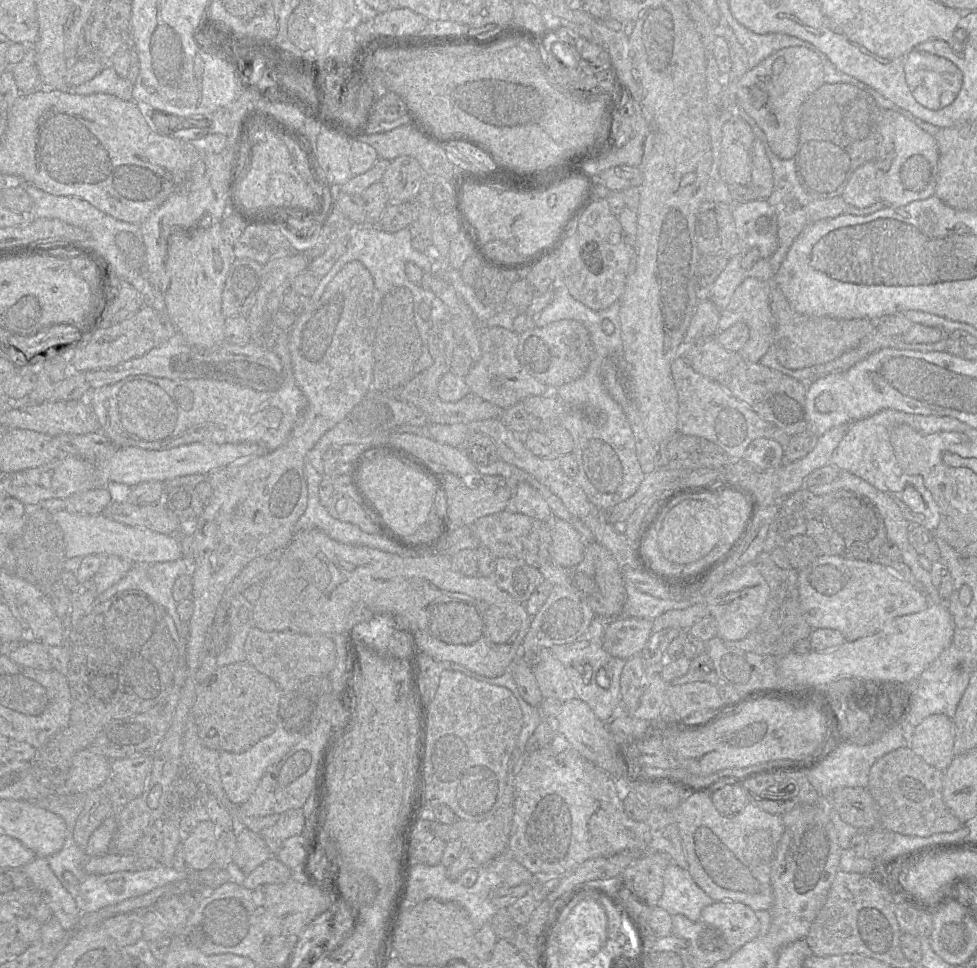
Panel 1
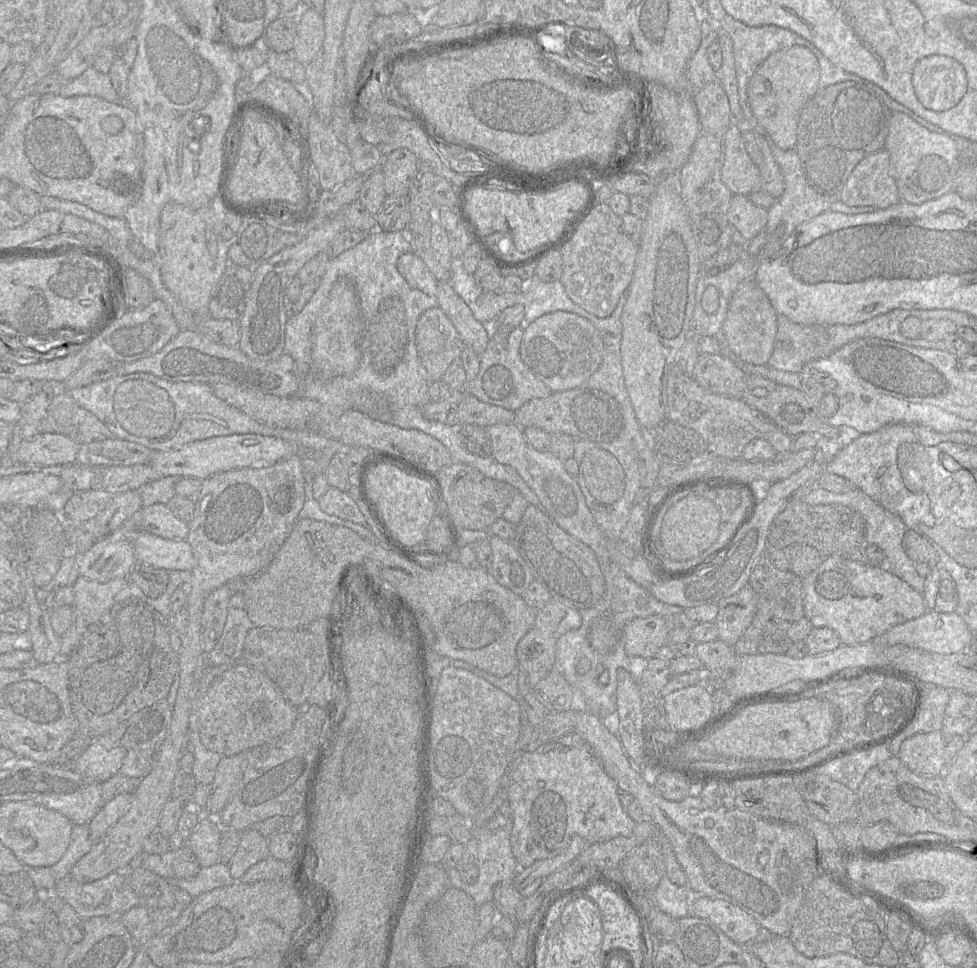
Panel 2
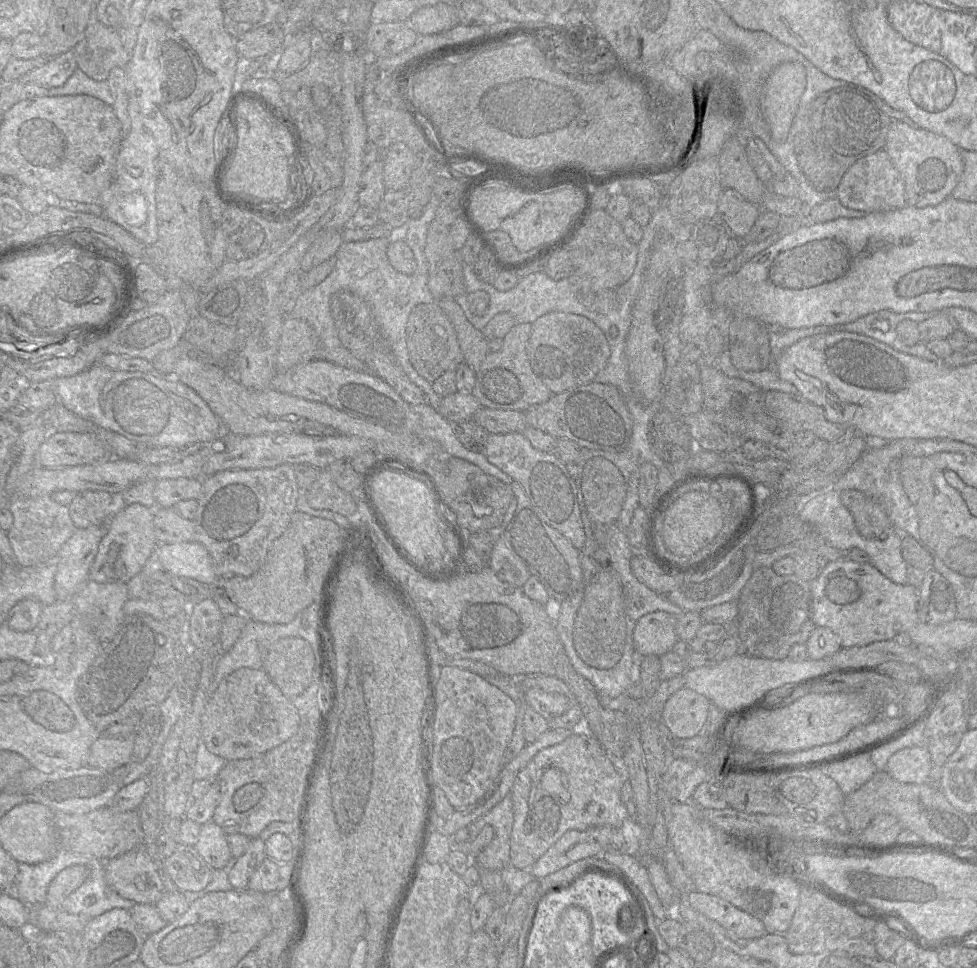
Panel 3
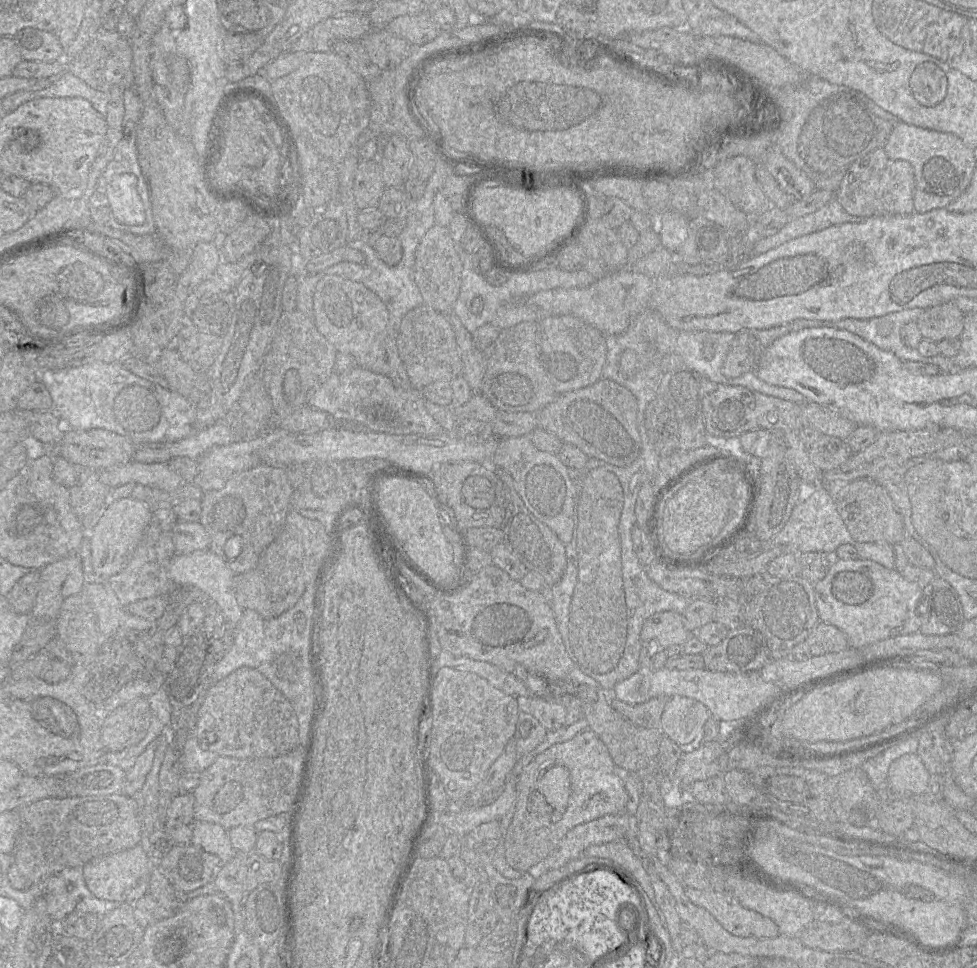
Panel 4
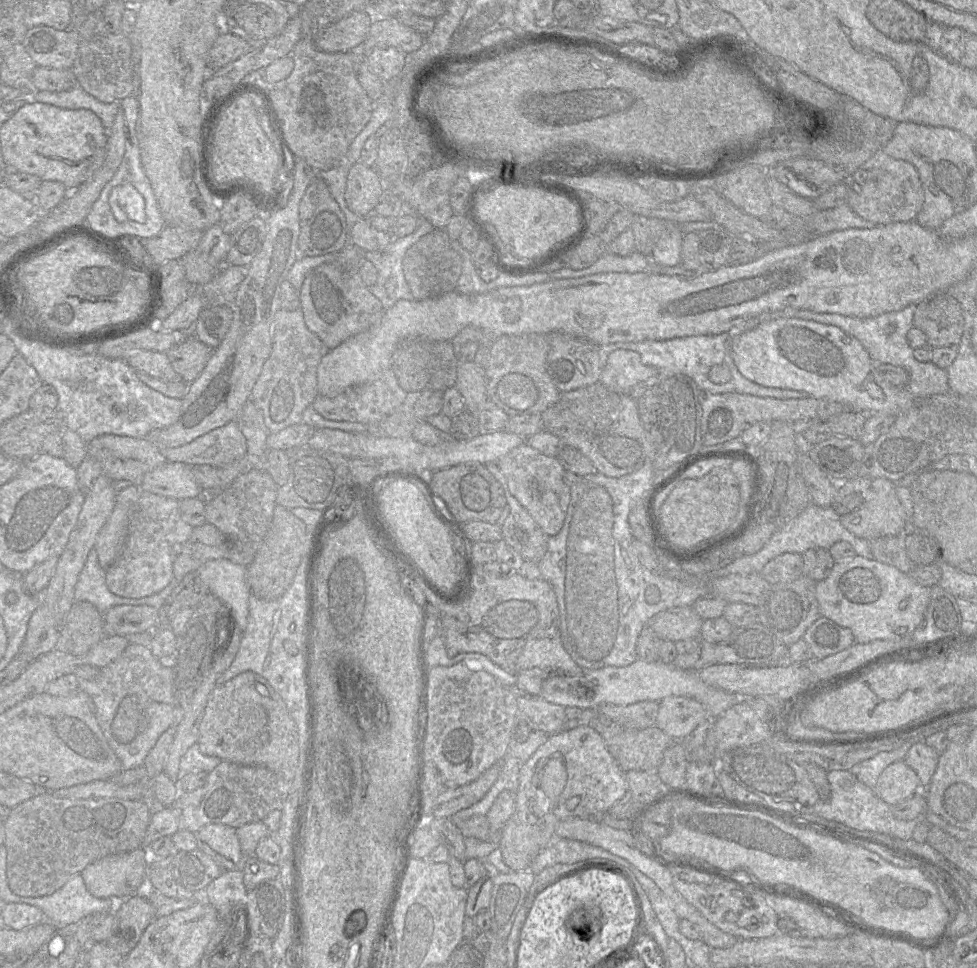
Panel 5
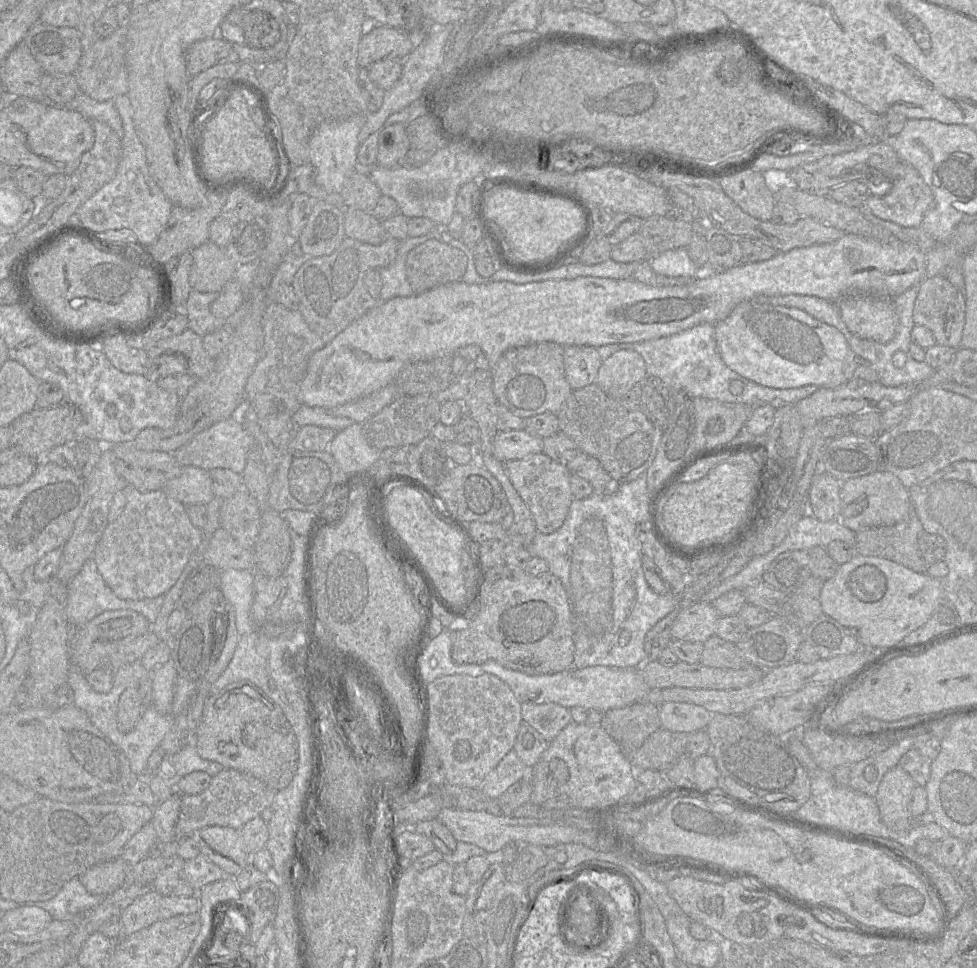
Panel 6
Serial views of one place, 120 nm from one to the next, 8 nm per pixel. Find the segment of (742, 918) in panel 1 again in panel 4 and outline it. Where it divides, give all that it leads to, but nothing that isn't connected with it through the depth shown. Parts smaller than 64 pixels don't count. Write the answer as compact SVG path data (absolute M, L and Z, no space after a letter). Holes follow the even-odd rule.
M685 888L685 894L693 904L706 909L725 930L735 936L774 938L779 935L778 926L770 918L742 906L735 895L726 888L710 888L707 890Z

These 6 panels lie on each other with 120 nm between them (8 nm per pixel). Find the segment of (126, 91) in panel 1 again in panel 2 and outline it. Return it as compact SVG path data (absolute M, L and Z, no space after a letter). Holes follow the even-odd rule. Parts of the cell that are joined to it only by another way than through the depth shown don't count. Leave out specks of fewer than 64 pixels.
M93 67L86 69L77 78L69 80L61 88L59 95L63 97L97 96L111 103L128 104L127 100L121 100L117 95L112 87L109 74L101 73Z

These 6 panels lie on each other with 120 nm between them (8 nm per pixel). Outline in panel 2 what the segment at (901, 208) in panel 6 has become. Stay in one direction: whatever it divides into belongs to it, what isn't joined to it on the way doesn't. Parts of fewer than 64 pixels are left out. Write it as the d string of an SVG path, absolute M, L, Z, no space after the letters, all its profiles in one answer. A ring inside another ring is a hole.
M883 149L863 158L852 170L839 195L848 206L885 209L900 201L891 173L890 157Z

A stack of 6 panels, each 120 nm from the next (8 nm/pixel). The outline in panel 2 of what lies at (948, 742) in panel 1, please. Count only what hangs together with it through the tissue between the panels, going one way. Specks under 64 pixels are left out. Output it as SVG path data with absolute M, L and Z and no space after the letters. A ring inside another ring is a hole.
M936 730L936 731L933 731L933 732L930 732L930 733L920 733L920 734L916 734L914 736L911 736L909 738L907 738L900 746L899 750L898 750L898 753L897 755L892 755L892 756L897 756L901 761L902 763L910 770L912 771L913 773L919 775L919 776L922 776L922 777L927 777L927 778L934 778L934 777L942 777L944 779L945 777L945 771L947 770L947 767L946 767L946 762L944 760L944 752L945 752L945 738L941 732L941 730Z

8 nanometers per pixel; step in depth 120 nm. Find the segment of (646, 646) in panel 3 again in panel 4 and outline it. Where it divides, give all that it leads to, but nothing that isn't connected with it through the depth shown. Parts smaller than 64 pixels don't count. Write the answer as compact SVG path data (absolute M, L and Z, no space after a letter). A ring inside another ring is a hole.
M665 611L654 614L643 624L640 638L642 642L656 641L660 647L684 645L696 632L691 632L685 625L682 614Z

